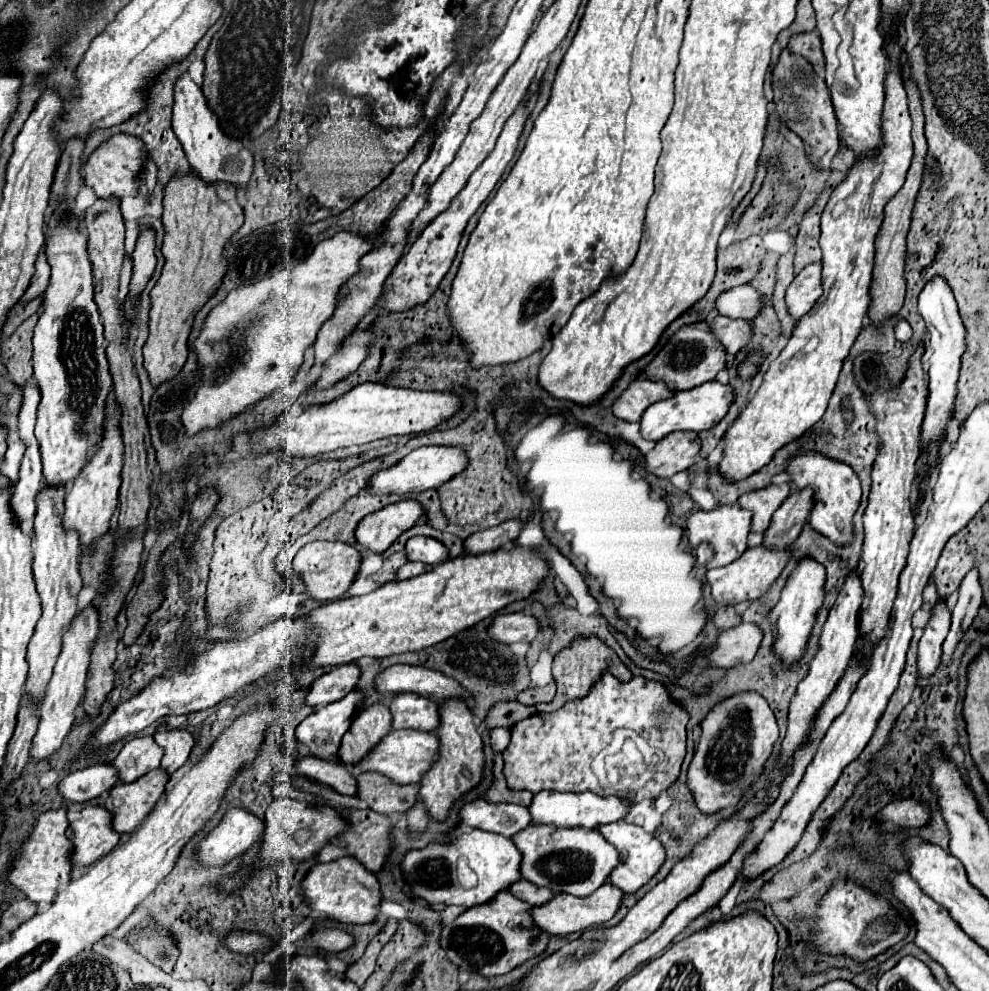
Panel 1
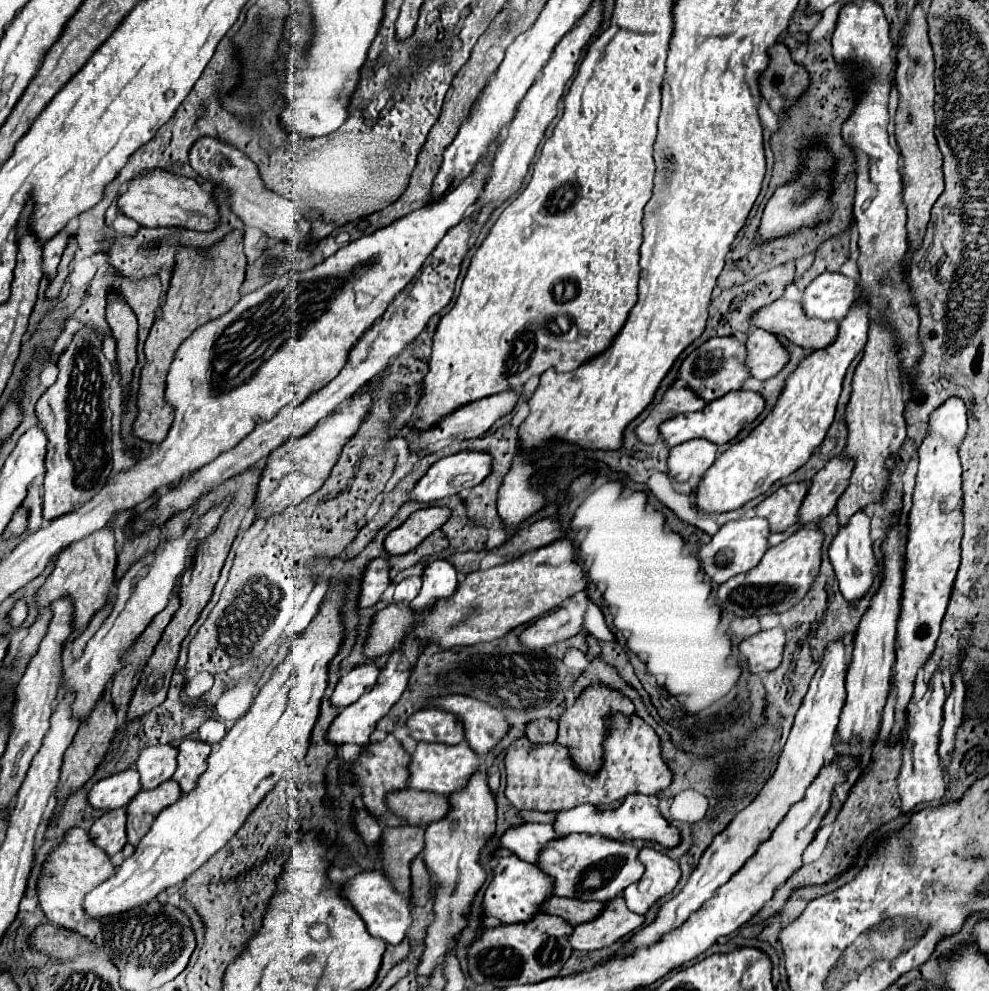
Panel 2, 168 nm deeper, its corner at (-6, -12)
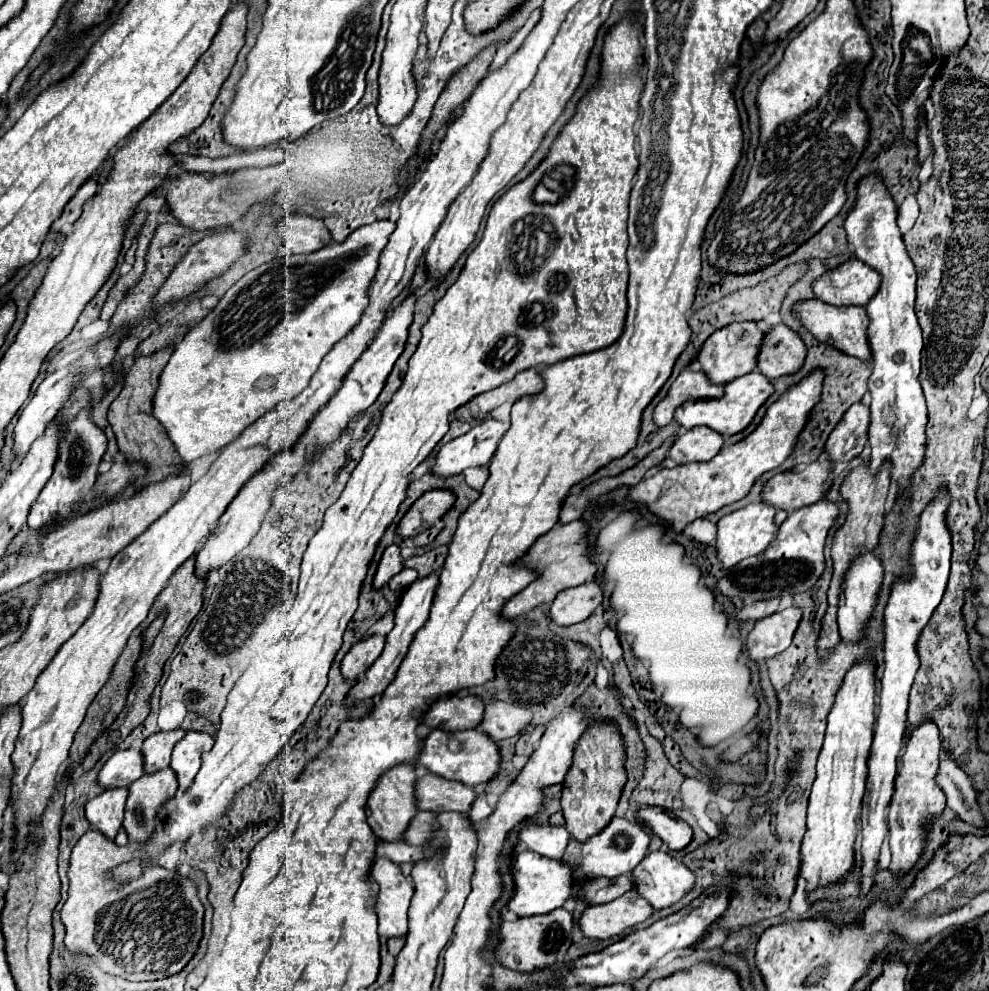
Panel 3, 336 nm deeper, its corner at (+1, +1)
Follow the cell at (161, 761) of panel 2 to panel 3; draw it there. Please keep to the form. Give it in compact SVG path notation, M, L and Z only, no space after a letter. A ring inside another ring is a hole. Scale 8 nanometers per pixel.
M172 730L172 732L156 732L142 744L144 754L144 770L148 774L164 770L170 766L170 754L174 744L184 736L184 730Z

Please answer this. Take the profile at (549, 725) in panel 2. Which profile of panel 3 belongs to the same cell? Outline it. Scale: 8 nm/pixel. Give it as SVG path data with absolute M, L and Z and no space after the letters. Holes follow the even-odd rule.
M532 728L530 732L526 732L526 736L520 736L518 742L516 742L516 754L518 756L530 756L534 752L540 736L542 736L540 728Z

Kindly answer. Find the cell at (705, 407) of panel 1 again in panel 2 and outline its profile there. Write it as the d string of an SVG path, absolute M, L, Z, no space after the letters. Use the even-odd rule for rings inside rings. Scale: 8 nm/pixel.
M731 391L711 403L707 403L701 411L689 413L689 415L679 415L673 419L667 419L659 425L659 433L661 433L661 441L667 443L667 447L675 447L679 443L685 443L687 439L707 439L715 445L723 445L727 441L731 441L743 427L747 427L761 411L763 411L765 399L755 393L755 391Z

